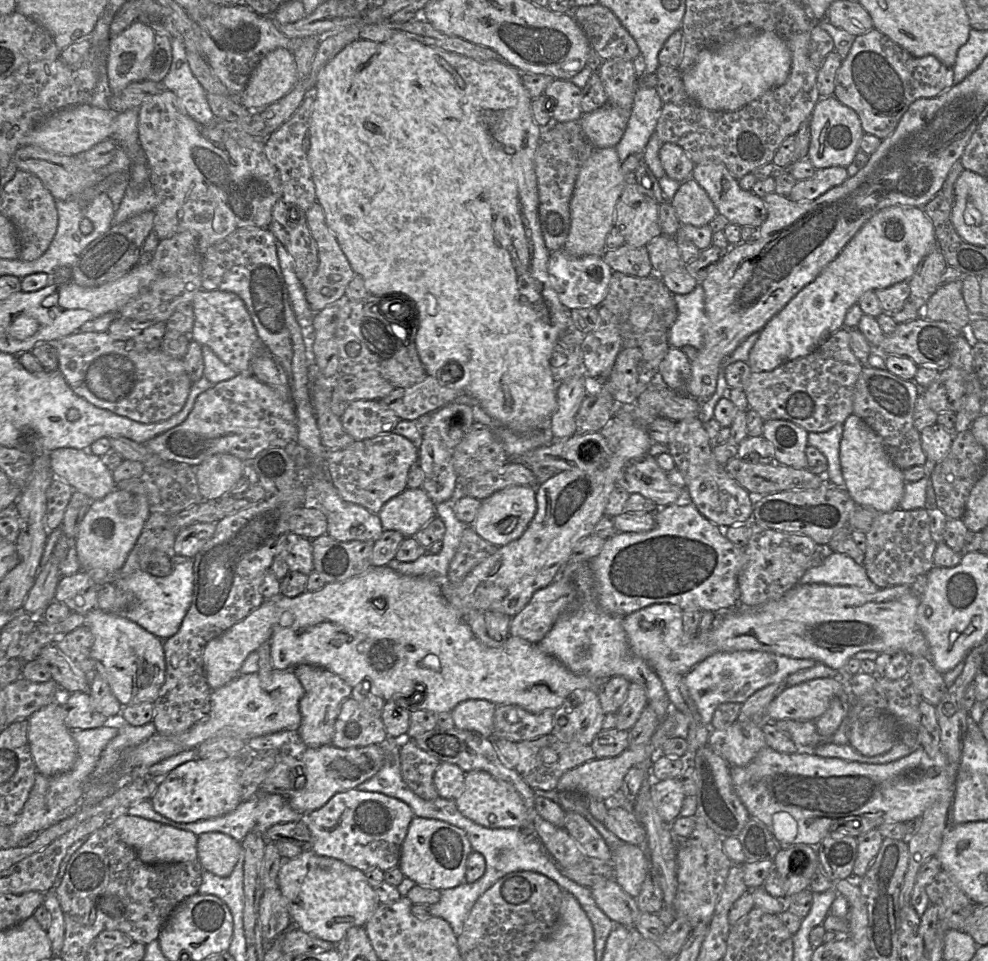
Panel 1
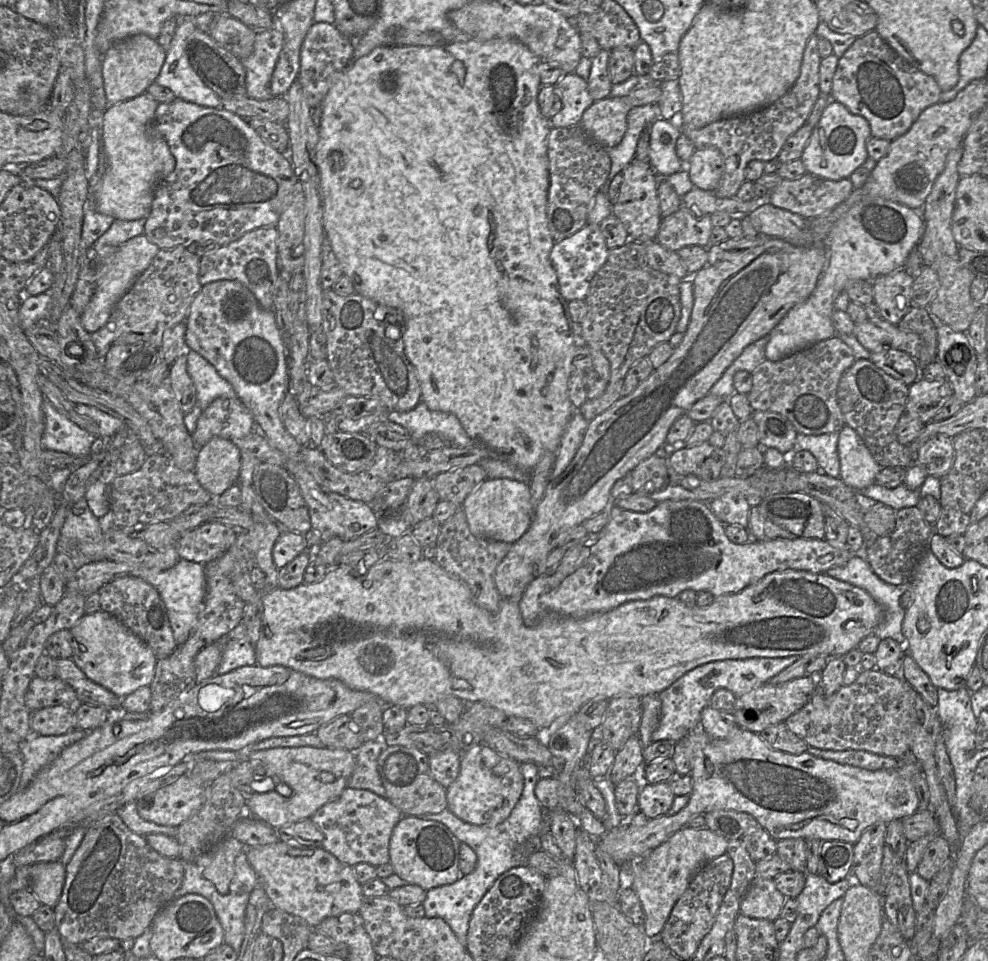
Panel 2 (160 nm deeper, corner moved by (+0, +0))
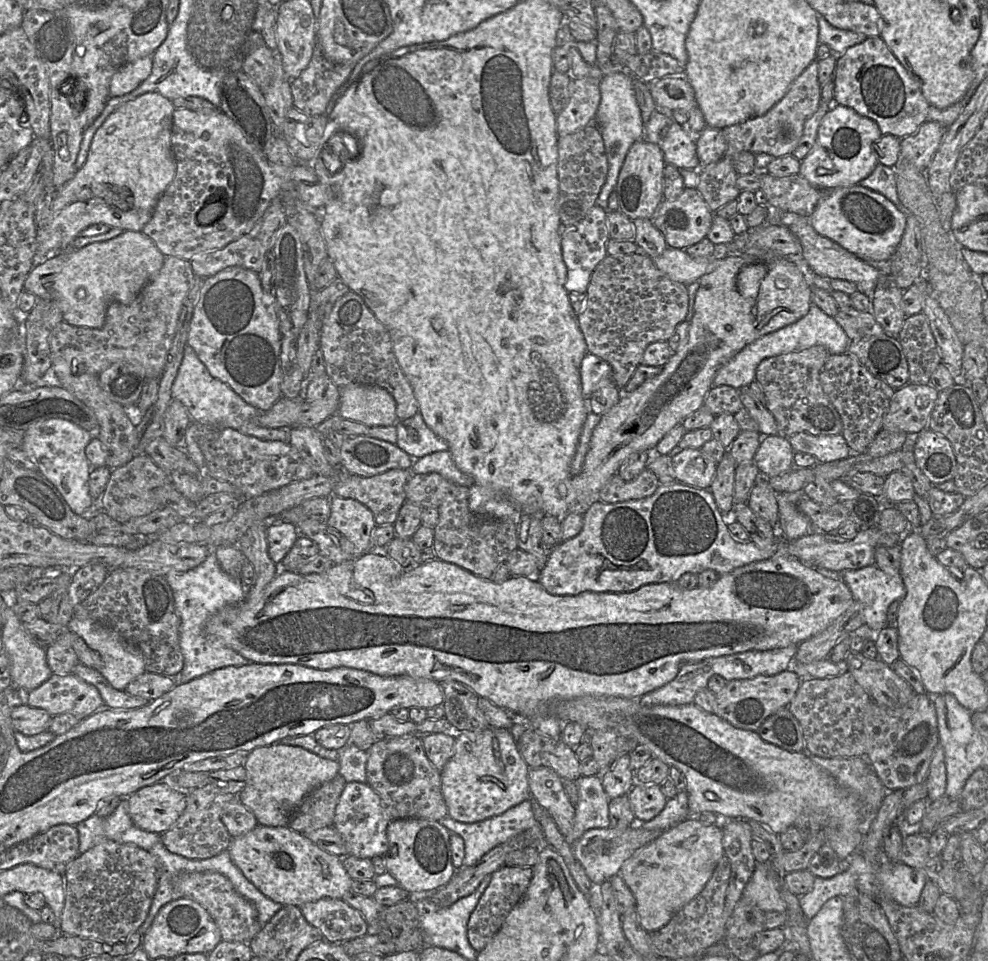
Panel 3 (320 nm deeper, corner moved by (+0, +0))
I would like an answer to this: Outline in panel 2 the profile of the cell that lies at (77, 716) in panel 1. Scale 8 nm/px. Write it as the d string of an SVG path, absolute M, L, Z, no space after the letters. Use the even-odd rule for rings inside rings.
M51 706L30 713L30 728L39 735L61 735L76 728L74 708Z

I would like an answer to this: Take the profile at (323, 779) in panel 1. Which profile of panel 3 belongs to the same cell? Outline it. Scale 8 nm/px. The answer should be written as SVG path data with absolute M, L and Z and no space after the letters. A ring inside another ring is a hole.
M271 744L250 751L244 760L245 787L237 795L256 818L258 824L287 827L294 810L315 788L339 774L337 760L322 758L308 750L291 745Z

